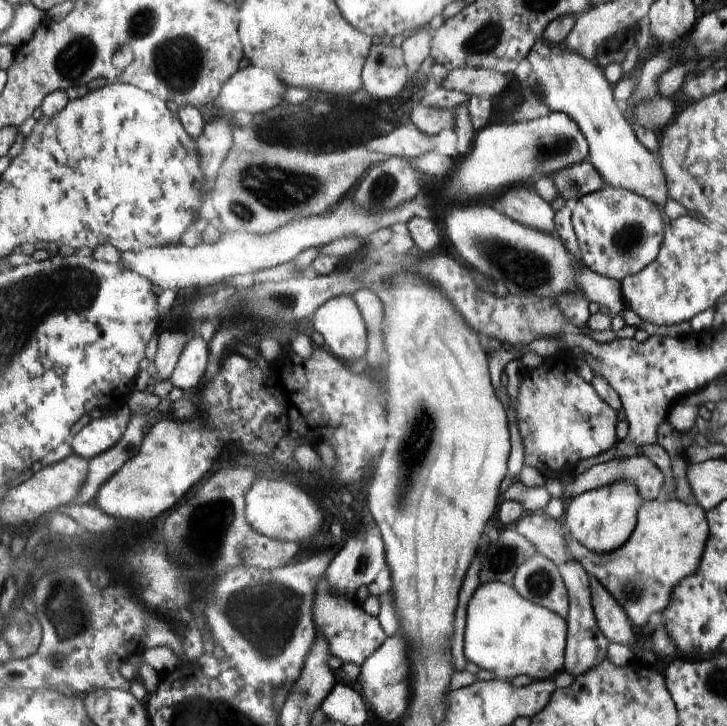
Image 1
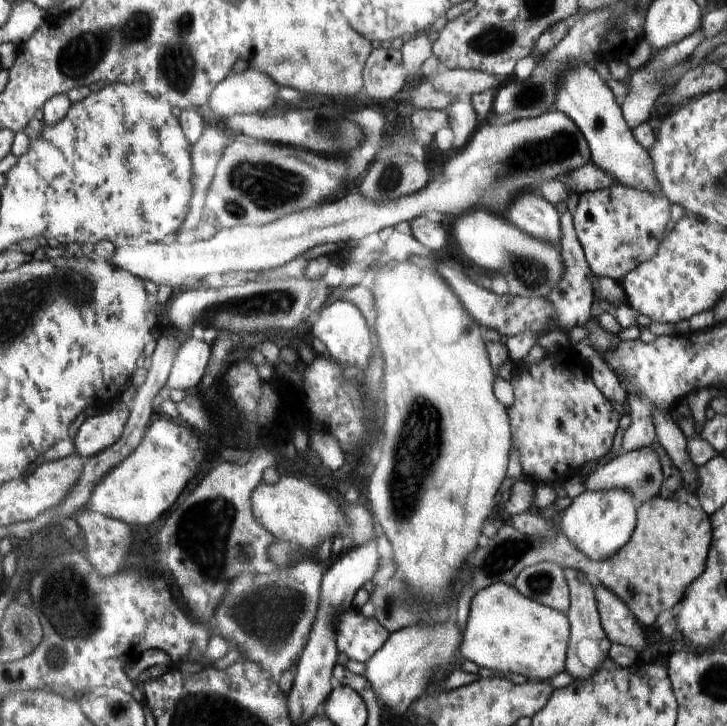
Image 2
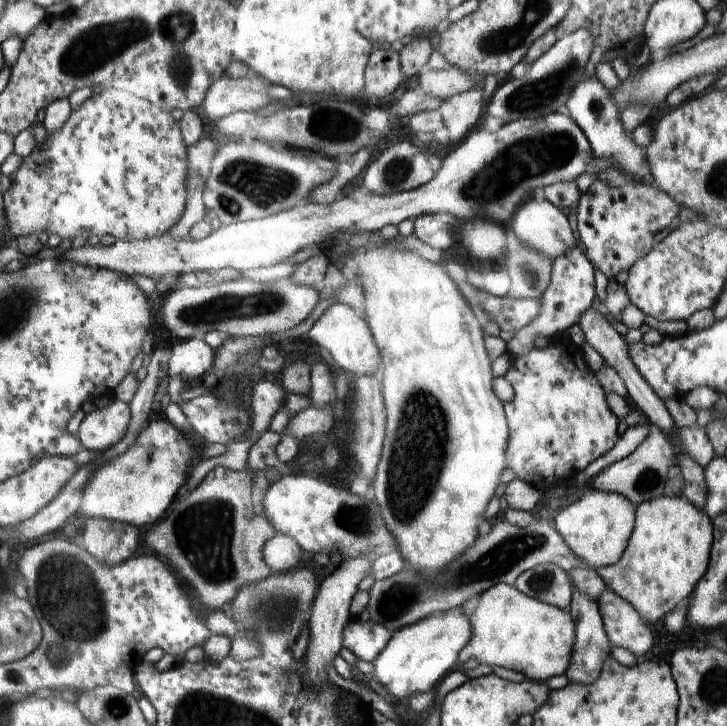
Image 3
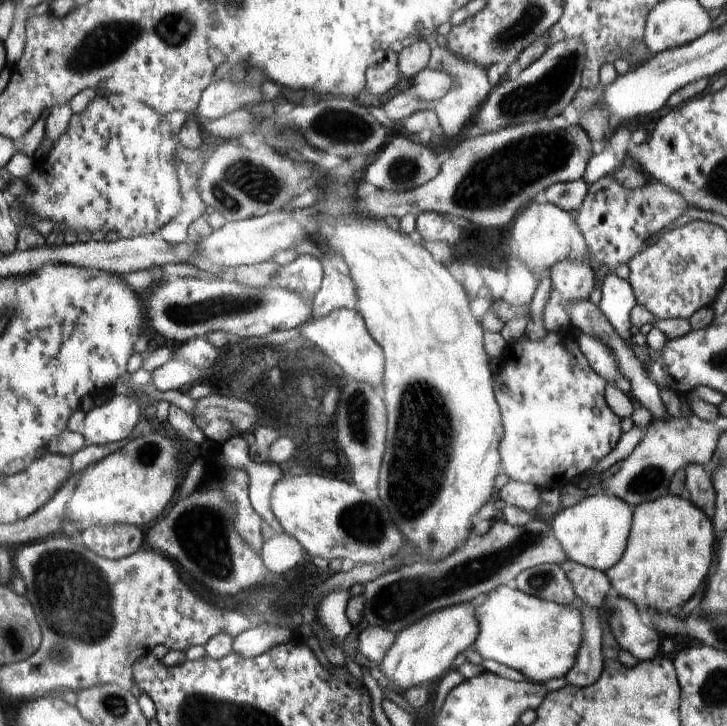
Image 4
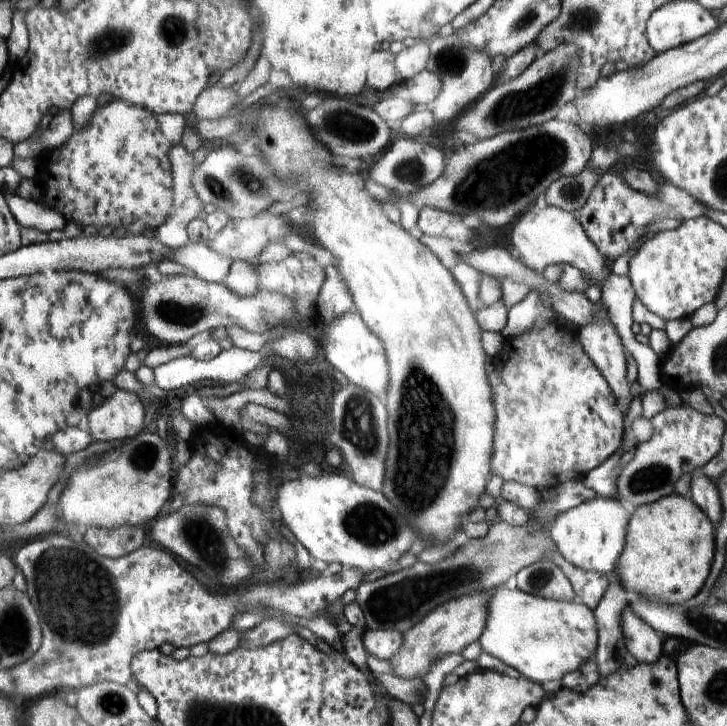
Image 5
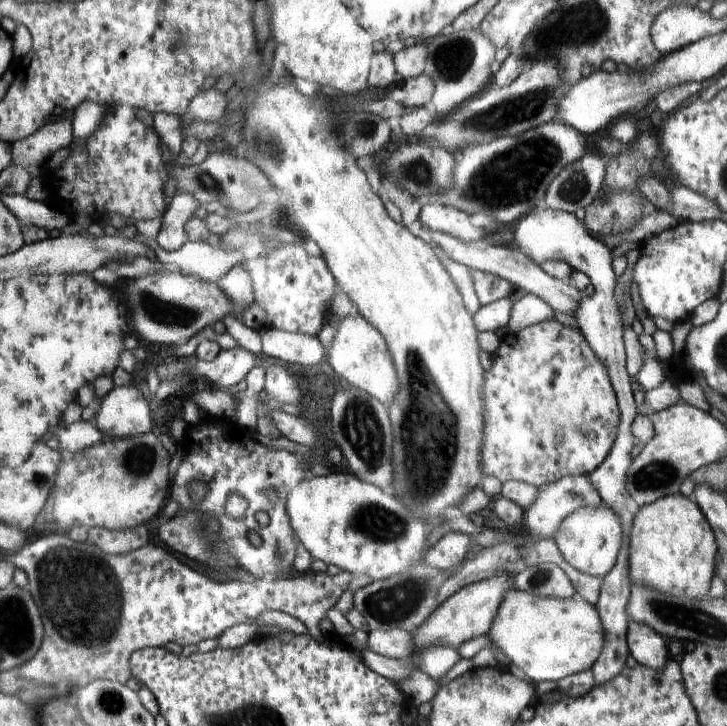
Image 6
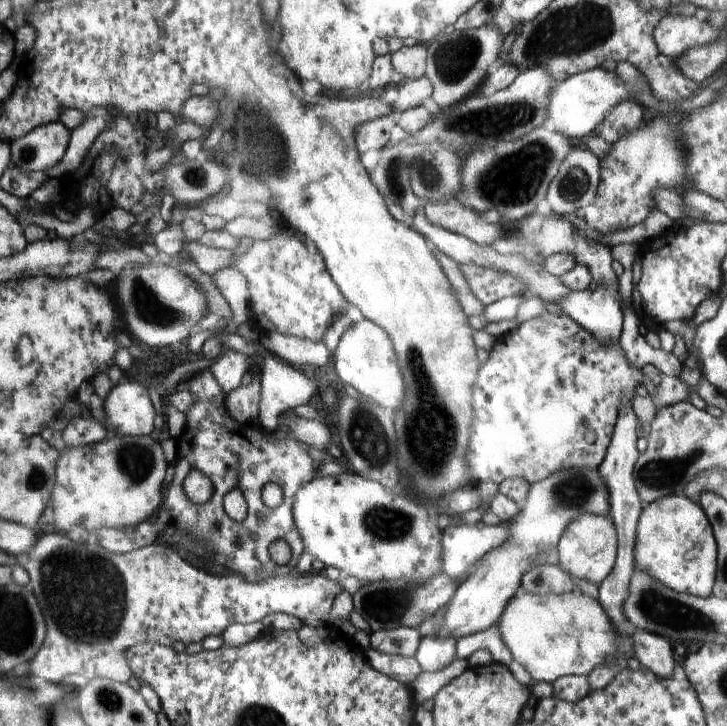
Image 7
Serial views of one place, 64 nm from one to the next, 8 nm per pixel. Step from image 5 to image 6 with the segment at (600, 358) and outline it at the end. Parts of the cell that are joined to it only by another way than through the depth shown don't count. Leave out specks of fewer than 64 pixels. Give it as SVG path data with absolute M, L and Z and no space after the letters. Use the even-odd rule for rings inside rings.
M547 208L546 210L538 210L538 220L534 216L536 216L536 210L530 212L530 216L526 216L526 220L522 220L522 224L518 224L518 244L528 250L530 258L534 262L542 262L542 258L562 258L570 264L573 270L581 271L588 276L596 291L592 296L583 295L572 315L578 321L578 327L586 336L593 352L609 368L620 406L621 421L617 427L617 439L614 440L613 449L605 463L597 471L591 473L591 481L598 488L602 501L610 509L613 509L614 513L617 513L621 521L621 528L624 529L624 542L622 542L621 551L618 554L617 567L609 575L603 577L599 600L596 602L599 615L602 617L603 627L606 628L605 648L602 656L599 657L594 668L592 668L594 685L601 686L620 675L622 670L625 670L627 659L631 655L627 644L629 619L626 608L630 588L633 584L629 574L629 537L635 515L628 508L628 502L632 502L632 496L627 490L627 473L633 462L631 451L636 445L632 437L632 422L636 419L637 408L635 407L630 377L625 366L623 317L615 296L617 277L612 269L615 254L600 240L594 238L584 226L584 222L578 221L574 213Z

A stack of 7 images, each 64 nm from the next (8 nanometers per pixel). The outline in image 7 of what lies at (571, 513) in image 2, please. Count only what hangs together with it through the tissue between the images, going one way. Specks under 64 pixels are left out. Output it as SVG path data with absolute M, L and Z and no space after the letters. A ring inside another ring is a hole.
M584 512L566 526L566 532L557 544L558 560L553 565L566 571L573 578L584 578L599 585L610 572L613 572L614 562L617 562L616 550L618 550L618 528L610 515L600 516Z

